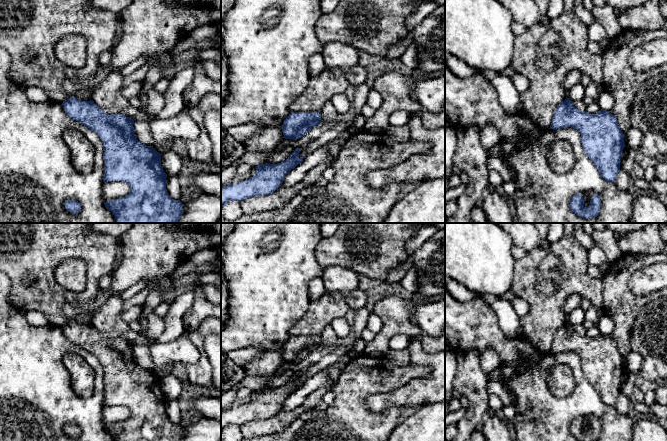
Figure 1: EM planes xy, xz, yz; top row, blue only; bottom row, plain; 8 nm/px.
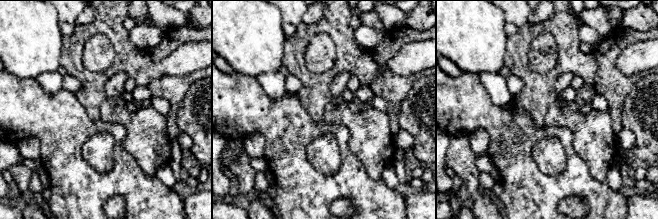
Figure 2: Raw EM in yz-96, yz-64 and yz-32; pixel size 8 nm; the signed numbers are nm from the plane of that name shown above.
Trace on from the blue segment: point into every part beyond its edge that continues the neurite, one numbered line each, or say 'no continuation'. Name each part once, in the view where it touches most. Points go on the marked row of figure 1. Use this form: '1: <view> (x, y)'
1: xz (322, 87)

